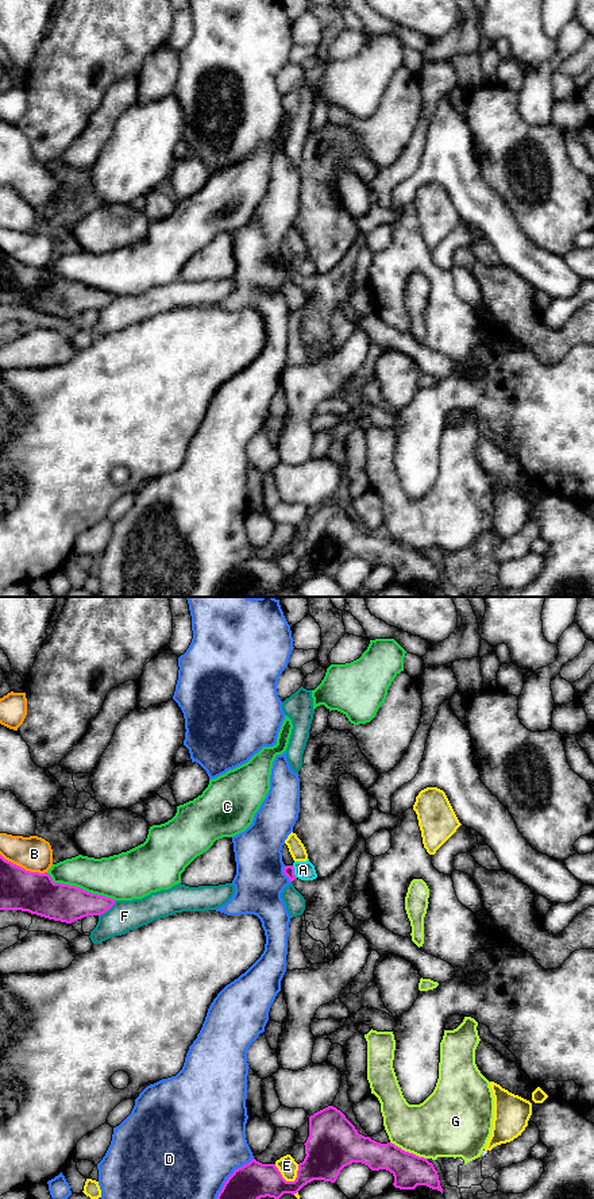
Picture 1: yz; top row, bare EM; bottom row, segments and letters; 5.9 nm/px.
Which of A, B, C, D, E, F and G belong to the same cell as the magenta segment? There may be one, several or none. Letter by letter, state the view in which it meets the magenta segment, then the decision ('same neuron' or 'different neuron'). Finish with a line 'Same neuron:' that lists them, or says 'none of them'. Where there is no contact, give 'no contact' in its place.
A: contact in yz; same neuron
B: contact in yz; different neuron
C: contact in yz; different neuron
D: contact in yz; different neuron
E: contact in yz; different neuron
F: contact in yz; different neuron
G: contact in yz; different neuron
Same neuron: A

